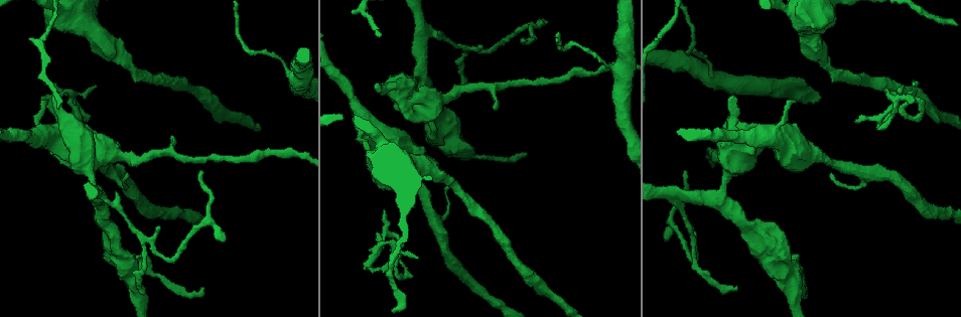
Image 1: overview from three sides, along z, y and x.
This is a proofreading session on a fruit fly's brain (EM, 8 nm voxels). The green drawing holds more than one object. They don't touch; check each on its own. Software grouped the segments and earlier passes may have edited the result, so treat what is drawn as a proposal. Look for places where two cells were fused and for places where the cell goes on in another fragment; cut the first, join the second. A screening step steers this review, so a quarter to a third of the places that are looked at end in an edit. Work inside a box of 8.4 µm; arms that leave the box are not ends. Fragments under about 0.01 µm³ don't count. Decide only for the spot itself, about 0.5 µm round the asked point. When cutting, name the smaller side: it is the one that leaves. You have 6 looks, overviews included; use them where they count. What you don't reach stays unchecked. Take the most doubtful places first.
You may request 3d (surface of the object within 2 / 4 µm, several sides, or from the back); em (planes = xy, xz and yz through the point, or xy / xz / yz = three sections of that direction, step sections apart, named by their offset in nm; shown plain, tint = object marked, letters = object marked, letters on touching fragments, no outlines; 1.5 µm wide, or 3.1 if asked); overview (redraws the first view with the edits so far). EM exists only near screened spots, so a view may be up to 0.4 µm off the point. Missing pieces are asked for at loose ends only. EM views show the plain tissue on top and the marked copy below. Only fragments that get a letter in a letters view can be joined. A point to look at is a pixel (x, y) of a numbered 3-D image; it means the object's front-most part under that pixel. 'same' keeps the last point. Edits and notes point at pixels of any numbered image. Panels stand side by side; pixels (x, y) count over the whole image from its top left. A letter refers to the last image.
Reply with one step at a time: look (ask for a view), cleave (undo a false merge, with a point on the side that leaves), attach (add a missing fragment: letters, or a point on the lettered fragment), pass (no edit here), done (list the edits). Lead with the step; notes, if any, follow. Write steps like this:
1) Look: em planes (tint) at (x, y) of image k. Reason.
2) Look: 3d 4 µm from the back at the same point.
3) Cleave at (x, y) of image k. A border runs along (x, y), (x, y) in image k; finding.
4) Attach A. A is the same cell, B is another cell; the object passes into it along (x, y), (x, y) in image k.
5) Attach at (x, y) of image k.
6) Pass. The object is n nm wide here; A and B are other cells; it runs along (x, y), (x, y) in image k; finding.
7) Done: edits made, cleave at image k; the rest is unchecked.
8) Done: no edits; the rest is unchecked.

Look: 3d 4 µm at (524, 40) of image 1. Free end.

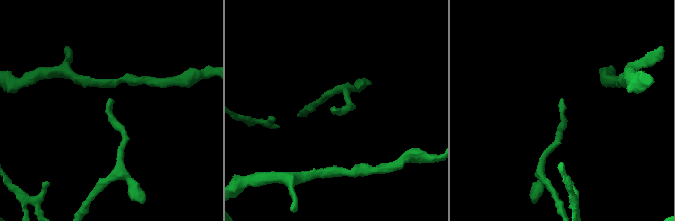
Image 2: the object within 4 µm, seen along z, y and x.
Look: em xy step 4 (tint) at (336, 110) of image 2. Now the EM.

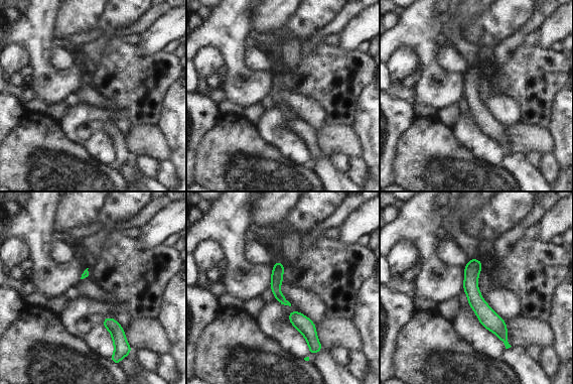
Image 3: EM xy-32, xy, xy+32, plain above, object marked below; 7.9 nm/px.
Look: em planes (letters) at the same point. Another direction.

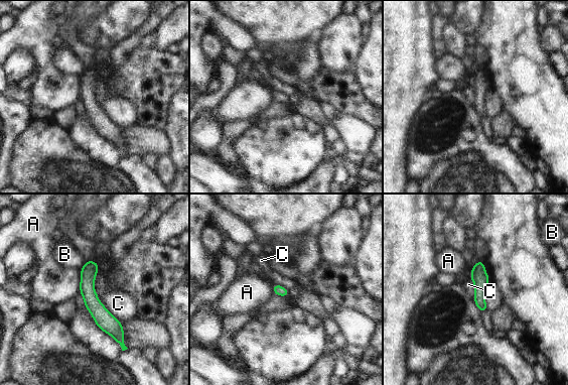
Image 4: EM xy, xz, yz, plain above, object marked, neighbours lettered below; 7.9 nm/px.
Pass. A, B and C are other cells; a border runs along (94, 290), (99, 301), (122, 323) in image 4; none of them fits.

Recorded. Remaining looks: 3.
Look: em planes (letters) at (142, 238) of image 1.

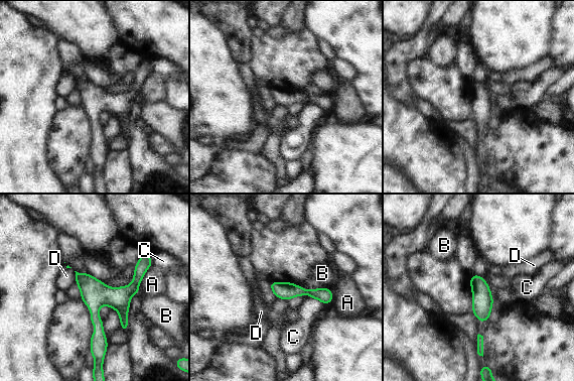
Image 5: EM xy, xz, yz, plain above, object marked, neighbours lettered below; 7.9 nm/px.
Pass. A, B, C and D are other cells; a border runs along (309, 296), (316, 297), (323, 304) in image 5; all the same cell.

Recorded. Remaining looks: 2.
Look: em xy step 4 (letters) at (172, 136) of image 1. Branch stops here.

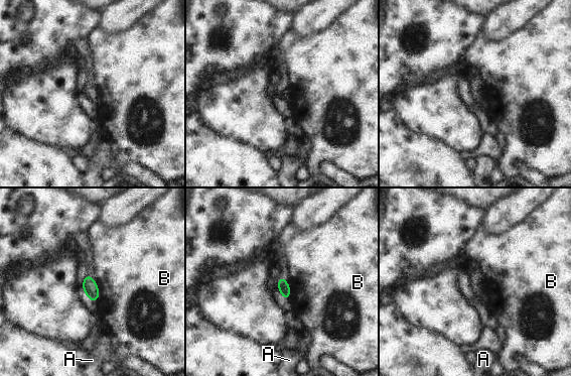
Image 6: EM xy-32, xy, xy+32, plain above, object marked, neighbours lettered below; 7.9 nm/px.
Pass. A and B are other cells; a border runs along (89, 273), (99, 292), (94, 302) in image 6; no lettered fragment goes on from it.

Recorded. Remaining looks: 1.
Done: no edits; the rest is unchecked.

